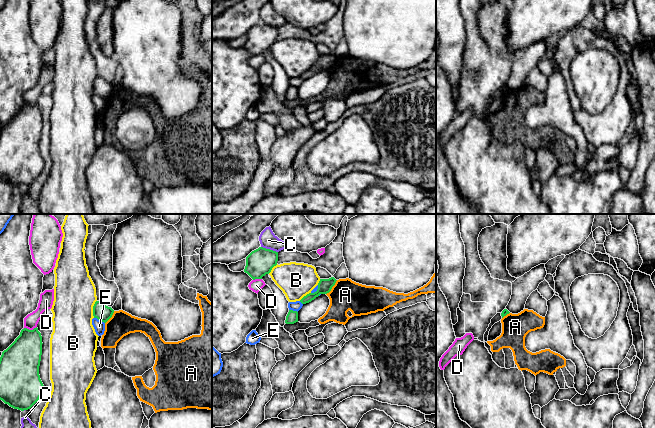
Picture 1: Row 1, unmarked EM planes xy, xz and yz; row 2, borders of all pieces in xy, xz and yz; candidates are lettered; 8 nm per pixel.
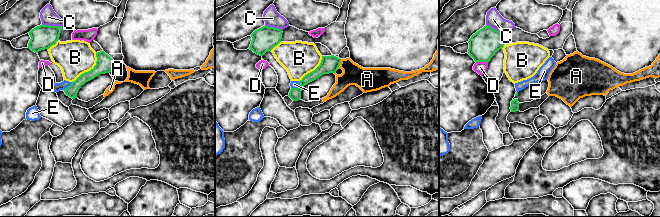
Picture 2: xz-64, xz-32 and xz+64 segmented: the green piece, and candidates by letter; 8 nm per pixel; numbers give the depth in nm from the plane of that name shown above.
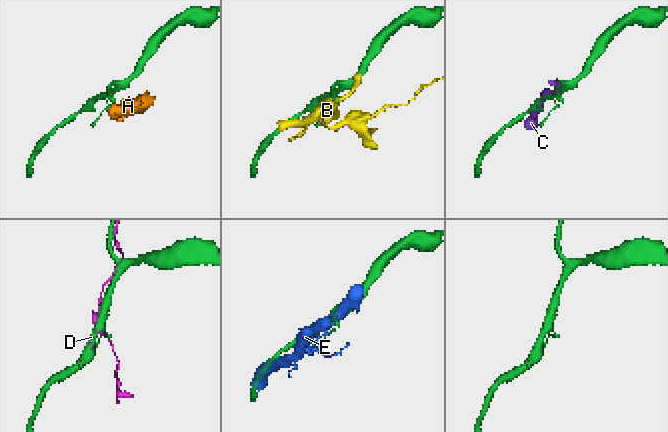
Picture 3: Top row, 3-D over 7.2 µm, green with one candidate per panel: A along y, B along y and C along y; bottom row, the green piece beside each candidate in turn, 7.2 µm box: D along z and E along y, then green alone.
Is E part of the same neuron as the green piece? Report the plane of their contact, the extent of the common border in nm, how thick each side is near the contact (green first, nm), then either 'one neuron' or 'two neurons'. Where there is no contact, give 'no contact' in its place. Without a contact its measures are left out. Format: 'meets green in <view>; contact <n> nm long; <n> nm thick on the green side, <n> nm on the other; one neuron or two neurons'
meets green in xy; contact 100 nm long; 130 nm thick on the green side, 90 nm on the other; two neurons

